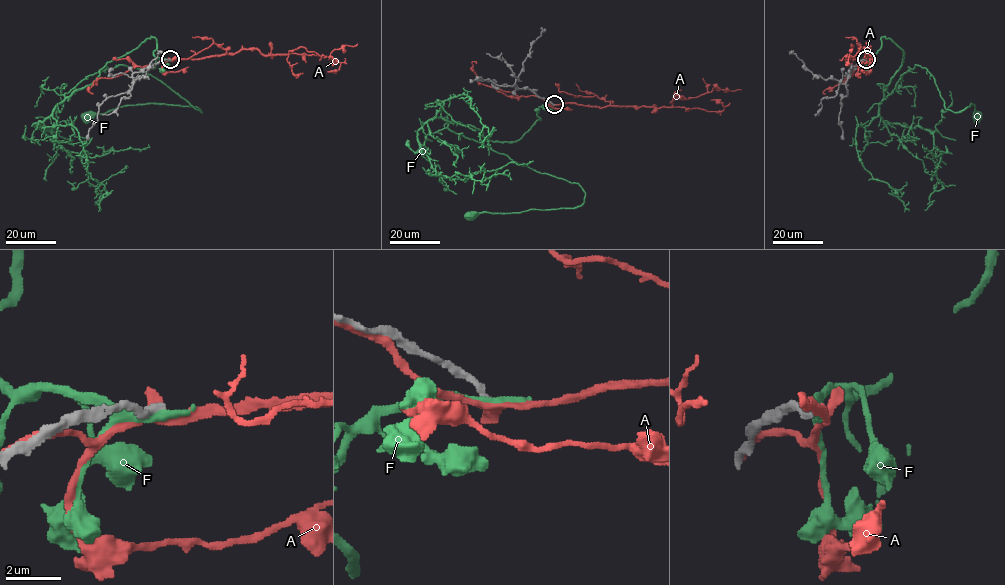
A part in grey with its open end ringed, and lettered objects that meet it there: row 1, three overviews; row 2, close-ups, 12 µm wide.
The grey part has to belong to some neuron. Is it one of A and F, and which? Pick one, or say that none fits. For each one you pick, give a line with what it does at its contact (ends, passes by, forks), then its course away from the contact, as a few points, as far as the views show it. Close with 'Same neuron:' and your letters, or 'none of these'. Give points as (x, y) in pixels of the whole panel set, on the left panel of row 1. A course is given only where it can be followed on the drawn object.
Same neuron: none of these

